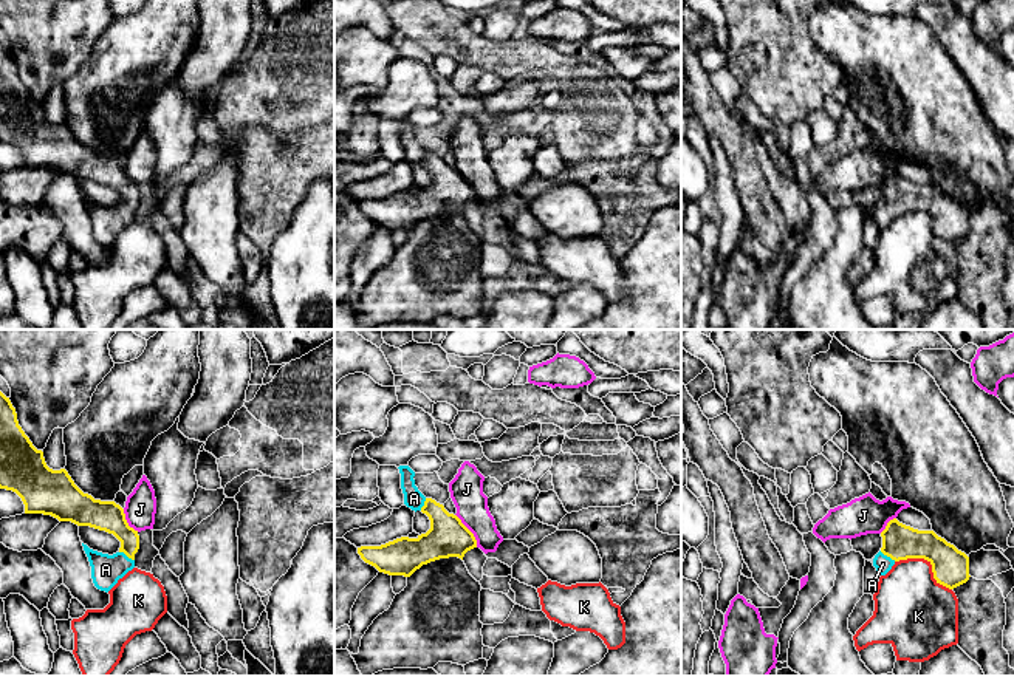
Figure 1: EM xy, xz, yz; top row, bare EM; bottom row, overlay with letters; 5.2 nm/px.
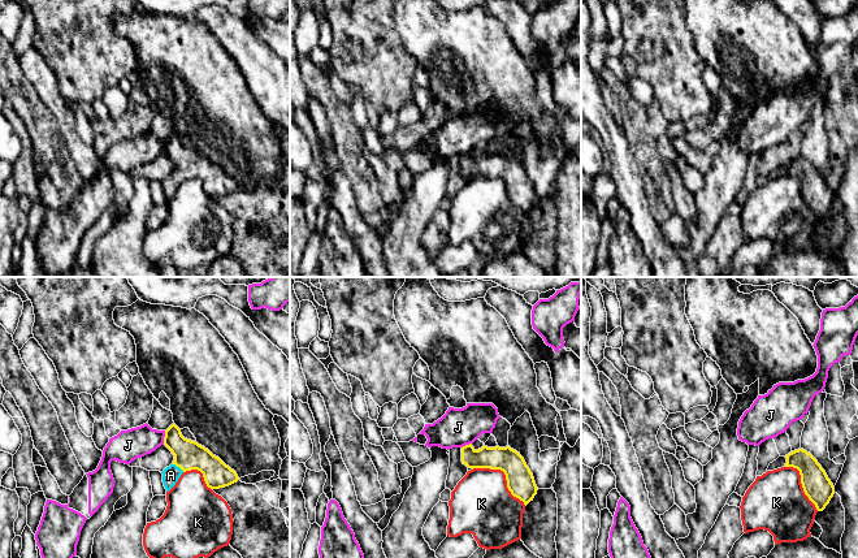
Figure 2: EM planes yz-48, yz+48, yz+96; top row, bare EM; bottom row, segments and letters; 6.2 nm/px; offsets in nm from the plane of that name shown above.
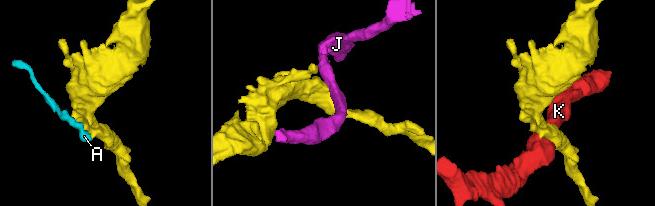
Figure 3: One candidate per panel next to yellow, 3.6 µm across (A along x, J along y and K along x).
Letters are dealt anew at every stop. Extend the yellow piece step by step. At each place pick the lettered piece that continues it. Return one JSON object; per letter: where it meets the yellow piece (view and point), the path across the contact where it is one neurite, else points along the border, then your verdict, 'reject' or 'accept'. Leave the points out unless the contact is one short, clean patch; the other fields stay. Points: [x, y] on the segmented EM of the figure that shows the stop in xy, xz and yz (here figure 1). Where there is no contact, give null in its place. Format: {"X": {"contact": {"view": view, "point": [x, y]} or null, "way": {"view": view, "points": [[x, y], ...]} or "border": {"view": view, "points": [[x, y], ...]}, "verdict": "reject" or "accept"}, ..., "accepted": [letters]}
{"A": {"contact": {"view": "xy", "point": [127, 556]}, "verdict": "accept"}, "J": {"contact": {"view": "xz", "point": [469, 531]}, "border": {"view": "xz", "points": [[455, 514], [472, 534], [477, 546]]}, "verdict": "reject"}, "K": {"contact": {"view": "yz", "point": [928, 560]}, "verdict": "reject"}, "accepted": ["A"]}

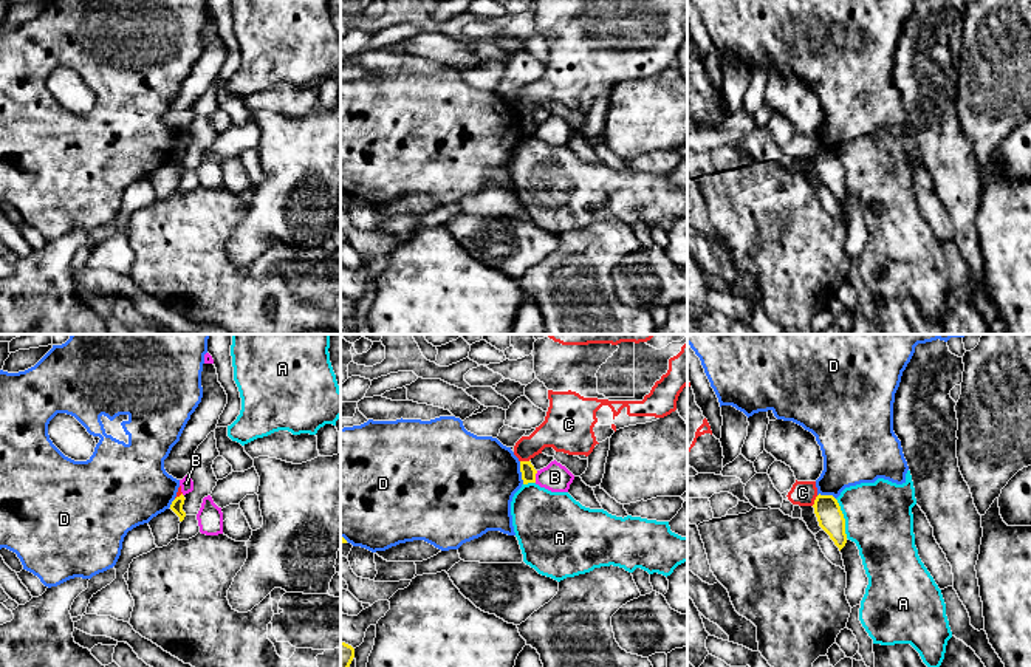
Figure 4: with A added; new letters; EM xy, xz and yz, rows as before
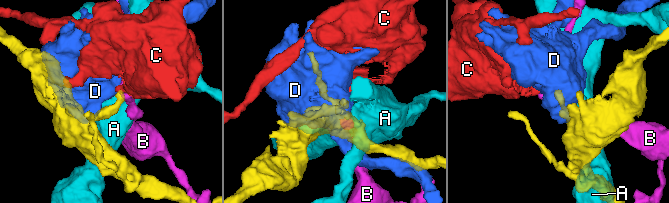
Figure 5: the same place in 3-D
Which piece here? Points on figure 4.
{"A": {"contact": {"view": "yz", "point": [844, 519]}, "verdict": "reject"}, "B": {"contact": {"view": "xz", "point": [534, 477]}, "verdict": "reject"}, "C": {"contact": {"view": "yz", "point": [815, 500]}, "border": {"view": "yz", "points": [[818, 495], [811, 505]]}, "verdict": "reject"}, "D": {"contact": {"view": "xz", "point": [520, 471]}, "verdict": "reject"}, "accepted": []}

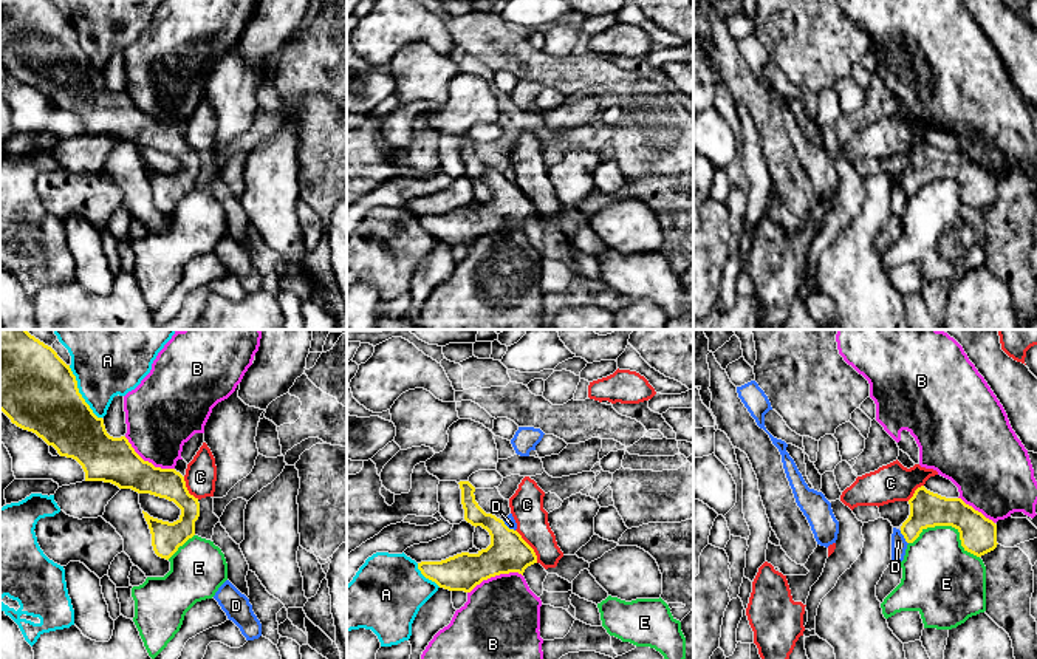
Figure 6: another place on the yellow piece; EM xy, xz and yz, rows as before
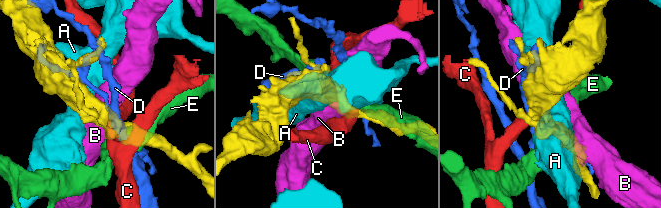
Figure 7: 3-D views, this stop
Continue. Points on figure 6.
{"A": {"contact": {"view": "xy", "point": [79, 393]}, "verdict": "reject"}, "B": {"contact": {"view": "xz", "point": [494, 576]}, "verdict": "reject"}, "C": {"contact": {"view": "xz", "point": [530, 546]}, "border": {"view": "xz", "points": [[516, 529], [533, 549], [537, 562]]}, "verdict": "reject"}, "D": {"contact": {"view": "yz", "point": [904, 537]}, "verdict": "reject"}, "E": {"contact": {"view": "yz", "point": [949, 525]}, "verdict": "reject"}, "accepted": []}

